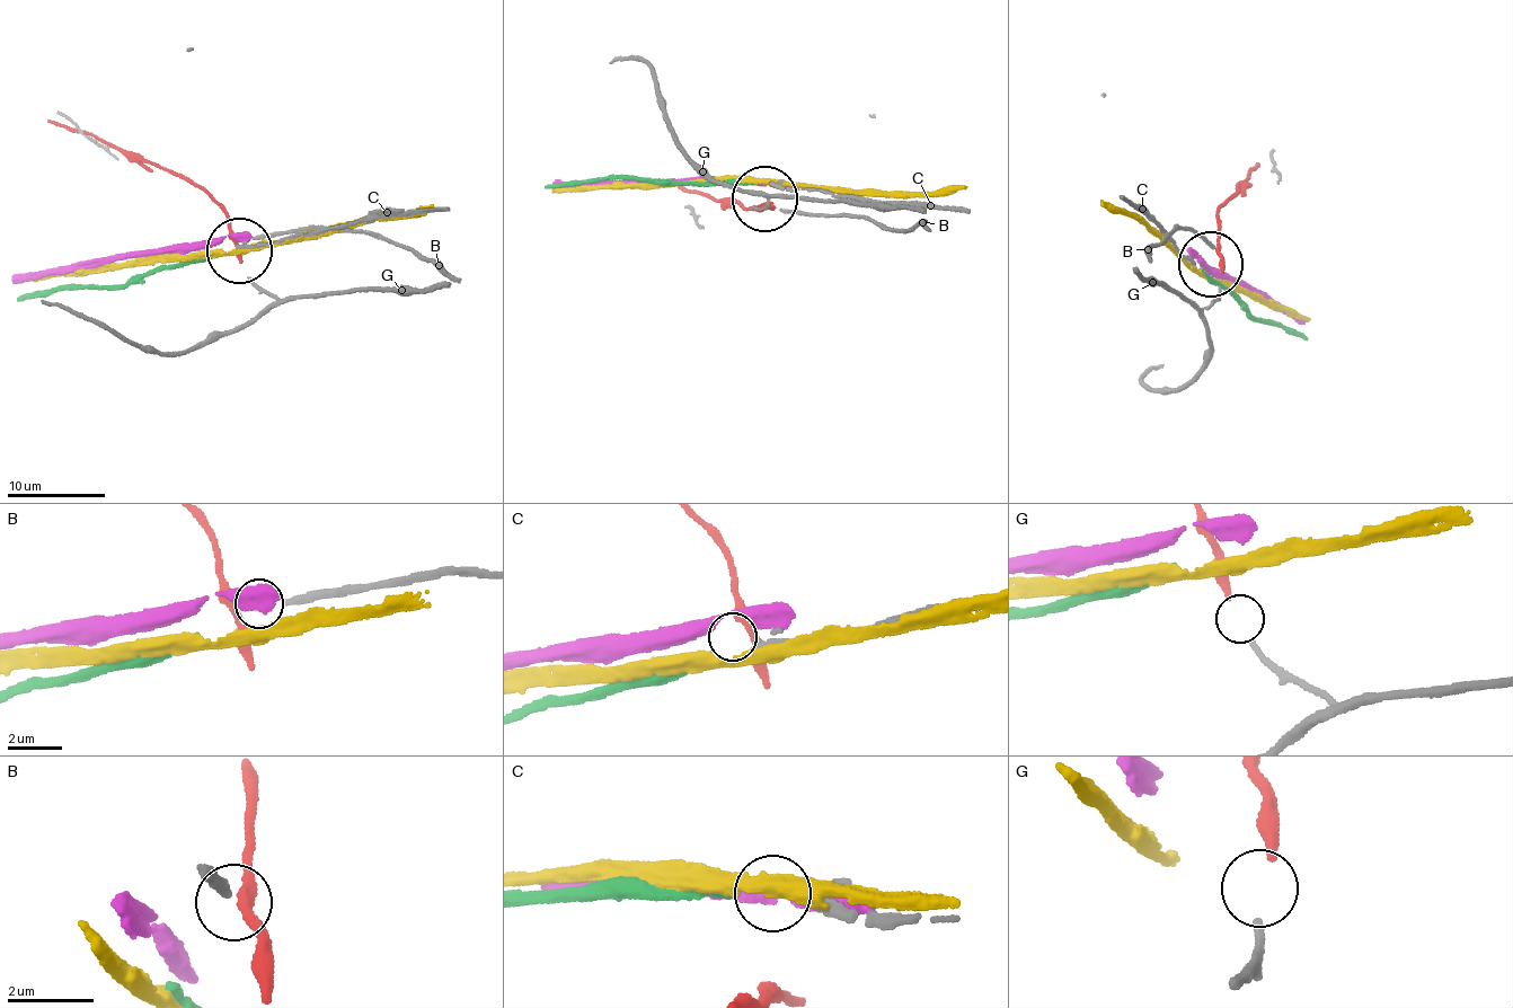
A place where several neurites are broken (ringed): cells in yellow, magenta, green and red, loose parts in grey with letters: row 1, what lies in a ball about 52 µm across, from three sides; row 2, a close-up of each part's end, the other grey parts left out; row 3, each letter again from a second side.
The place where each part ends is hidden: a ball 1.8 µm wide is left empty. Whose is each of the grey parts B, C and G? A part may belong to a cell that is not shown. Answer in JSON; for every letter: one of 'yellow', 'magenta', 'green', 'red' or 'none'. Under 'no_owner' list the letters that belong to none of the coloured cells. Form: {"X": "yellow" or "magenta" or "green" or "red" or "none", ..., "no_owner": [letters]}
{"B": "none", "C": "green", "G": "red", "no_owner": ["B"]}

